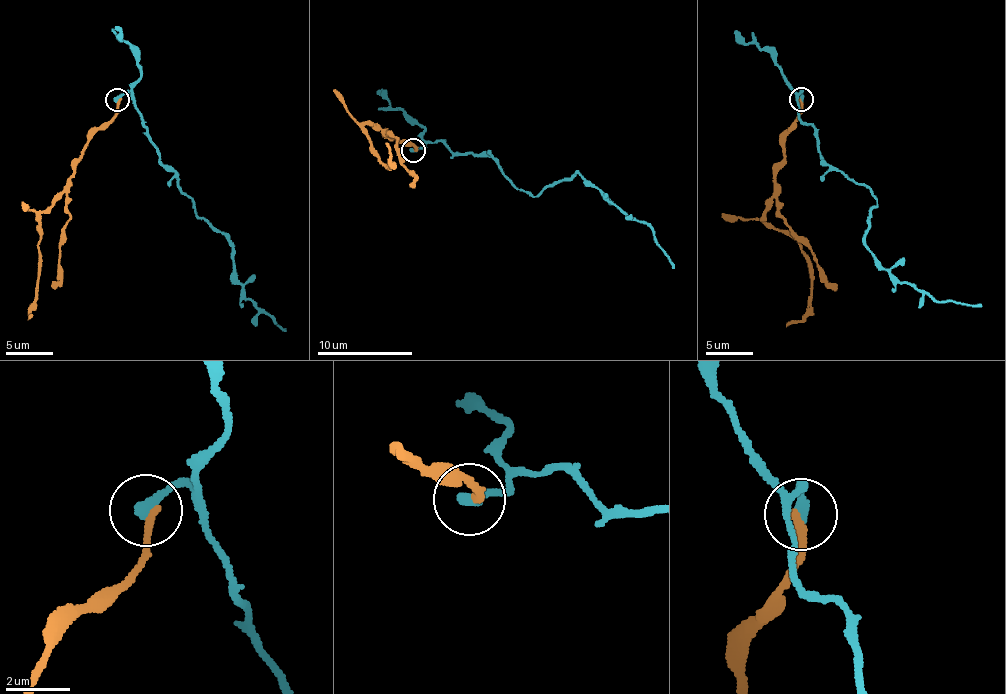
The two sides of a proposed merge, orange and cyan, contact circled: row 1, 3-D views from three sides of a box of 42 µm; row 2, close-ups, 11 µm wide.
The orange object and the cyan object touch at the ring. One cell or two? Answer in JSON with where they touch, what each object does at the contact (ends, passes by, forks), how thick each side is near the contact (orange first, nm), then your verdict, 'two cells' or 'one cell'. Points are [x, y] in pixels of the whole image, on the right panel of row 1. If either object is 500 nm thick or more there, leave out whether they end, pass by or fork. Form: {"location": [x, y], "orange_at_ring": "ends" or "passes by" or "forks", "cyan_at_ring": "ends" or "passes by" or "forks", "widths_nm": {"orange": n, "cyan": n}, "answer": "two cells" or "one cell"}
{"location": [801, 99], "orange_at_ring": "ends", "cyan_at_ring": "ends", "widths_nm": {"orange": 260, "cyan": 380}, "answer": "two cells"}

